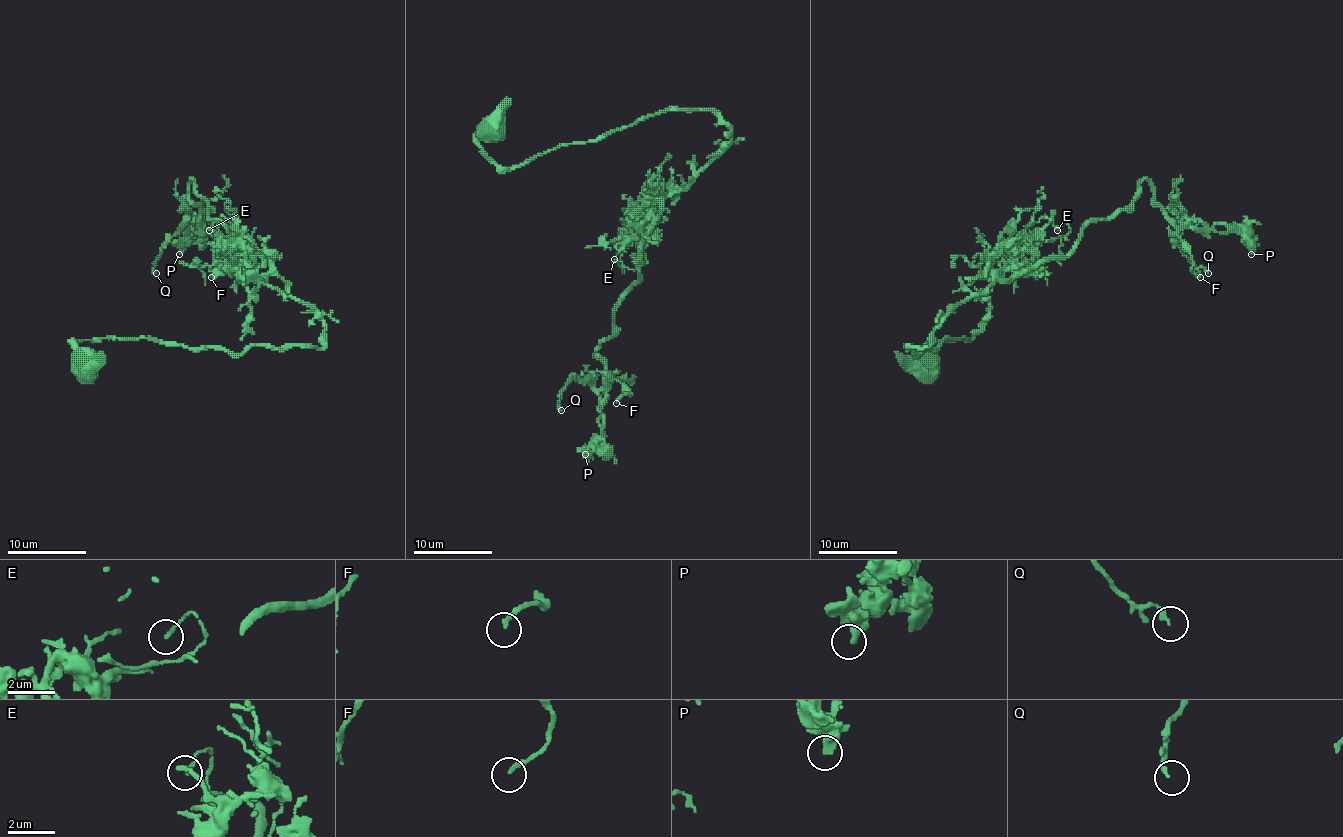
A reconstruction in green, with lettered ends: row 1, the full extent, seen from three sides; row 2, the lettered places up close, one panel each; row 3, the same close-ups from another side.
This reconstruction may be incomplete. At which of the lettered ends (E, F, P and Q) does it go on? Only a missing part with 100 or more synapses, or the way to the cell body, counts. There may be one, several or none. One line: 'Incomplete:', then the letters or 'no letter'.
Incomplete: no letter

